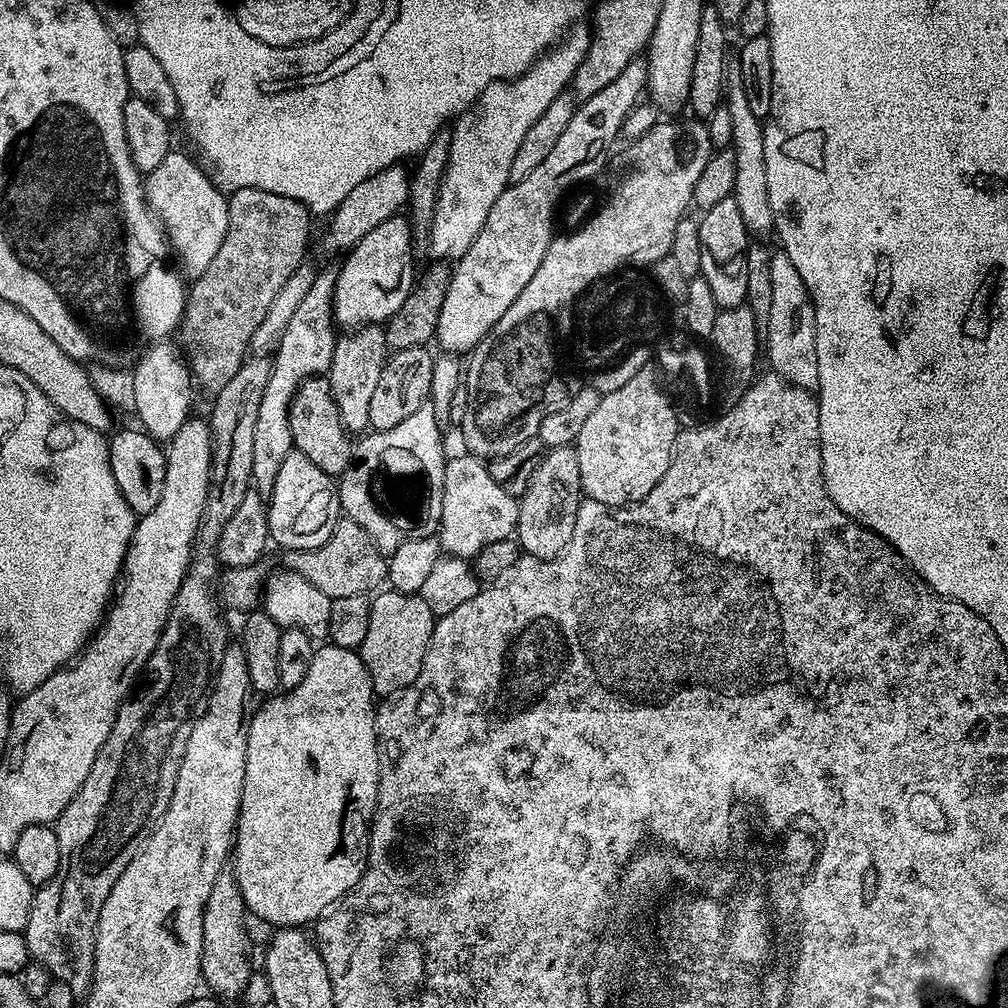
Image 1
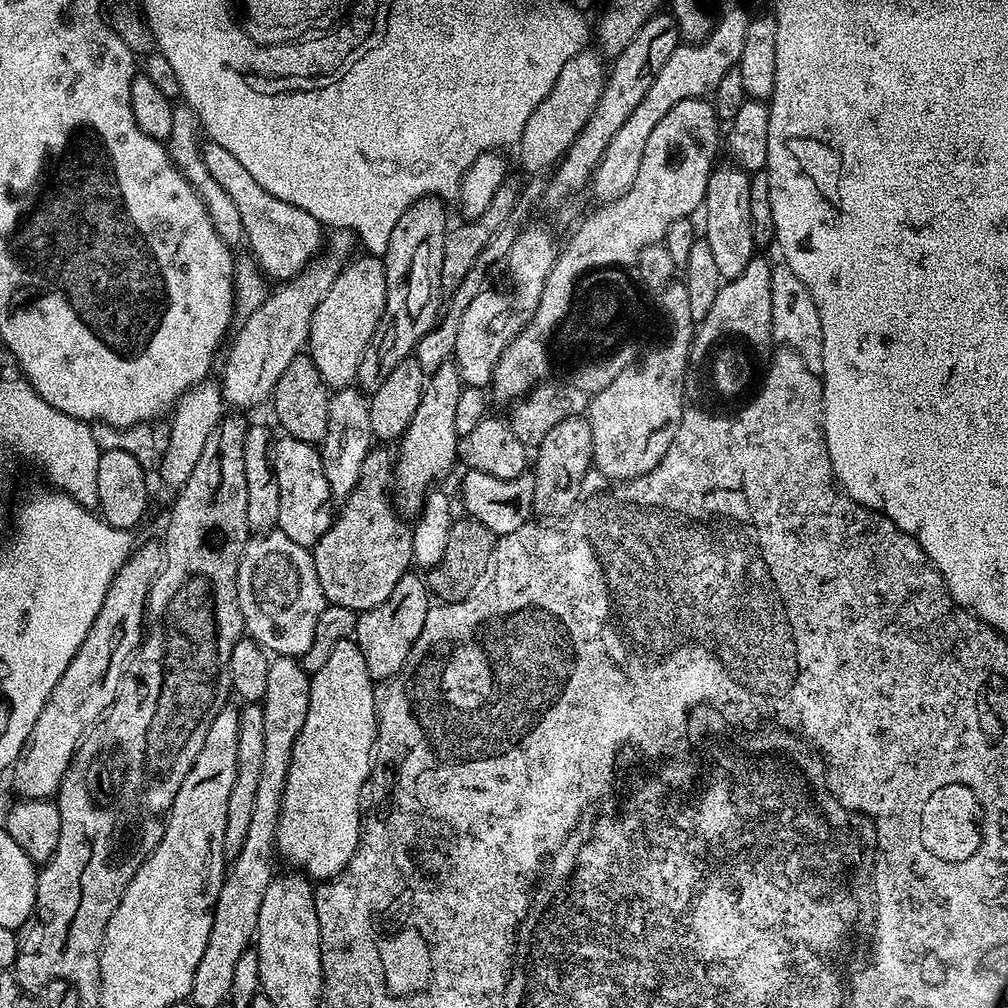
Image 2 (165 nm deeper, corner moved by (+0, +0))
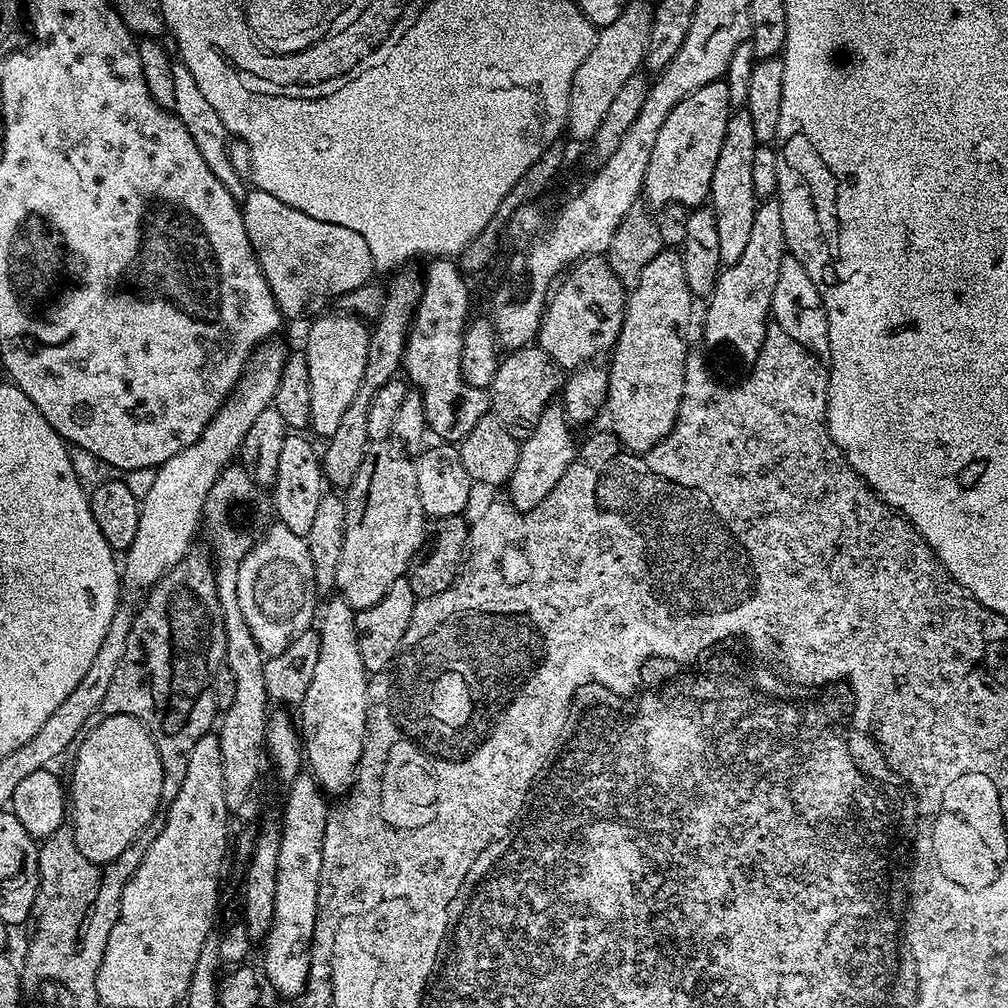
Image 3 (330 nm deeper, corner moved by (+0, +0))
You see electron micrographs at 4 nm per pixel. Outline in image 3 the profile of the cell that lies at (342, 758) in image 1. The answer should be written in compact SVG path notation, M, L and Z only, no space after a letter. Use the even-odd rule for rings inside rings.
M333 598L328 605L323 605L322 615L318 620L320 649L318 663L314 670L314 679L306 690L306 698L298 706L298 731L302 737L302 756L306 761L307 771L315 775L316 781L329 797L343 797L352 787L356 778L356 767L360 764L364 749L364 735L368 721L368 681L370 673L362 666L362 654L358 654L358 634L356 633L356 613L354 609L339 598Z

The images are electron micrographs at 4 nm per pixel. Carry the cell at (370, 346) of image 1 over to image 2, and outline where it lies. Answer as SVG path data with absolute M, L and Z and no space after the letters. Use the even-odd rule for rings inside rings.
M349 386L331 393L328 405L330 418L326 426L326 438L319 445L322 458L322 474L326 474L326 482L330 482L333 501L343 502L358 486L358 478L362 474L362 462L373 450L374 437L370 430L369 397L359 387Z

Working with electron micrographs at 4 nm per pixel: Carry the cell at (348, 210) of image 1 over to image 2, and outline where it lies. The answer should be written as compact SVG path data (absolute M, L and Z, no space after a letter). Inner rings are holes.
M333 231L327 237L326 250L311 260L295 279L277 287L280 288L277 292L276 289L271 291L262 306L243 319L240 333L233 340L228 361L224 364L222 391L224 403L229 409L256 408L263 400L265 403L271 397L286 366L290 366L290 362L294 362L294 358L305 351L314 310L318 310L322 298L326 298L330 291L330 286L334 286L334 282L340 277L340 271L353 255L352 247L357 247L357 244L355 232Z

